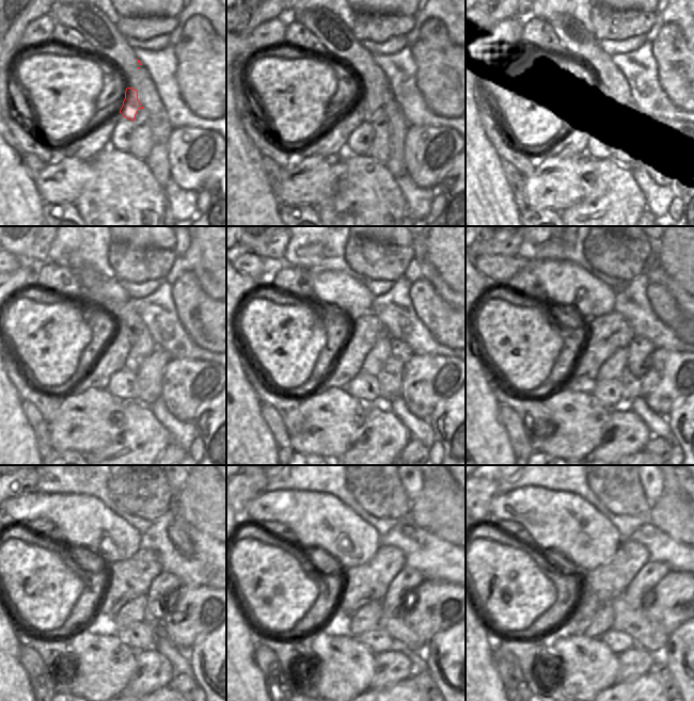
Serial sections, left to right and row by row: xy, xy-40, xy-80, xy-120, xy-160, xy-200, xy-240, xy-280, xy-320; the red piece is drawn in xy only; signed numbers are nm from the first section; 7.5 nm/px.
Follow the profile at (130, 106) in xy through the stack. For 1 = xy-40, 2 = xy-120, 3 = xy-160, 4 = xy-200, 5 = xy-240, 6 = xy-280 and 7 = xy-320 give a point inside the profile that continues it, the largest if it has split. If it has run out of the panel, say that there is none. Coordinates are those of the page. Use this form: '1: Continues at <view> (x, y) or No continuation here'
1: Continues at xy-40 (374, 96)
2: Continues at xy-120 (142, 344)
3: Continues at xy-160 (376, 359)
4: Continues at xy-200 (612, 369)
5: Continues at xy-240 (132, 611)
6: Continues at xy-280 (366, 619)
7: Continues at xy-320 (601, 622).

